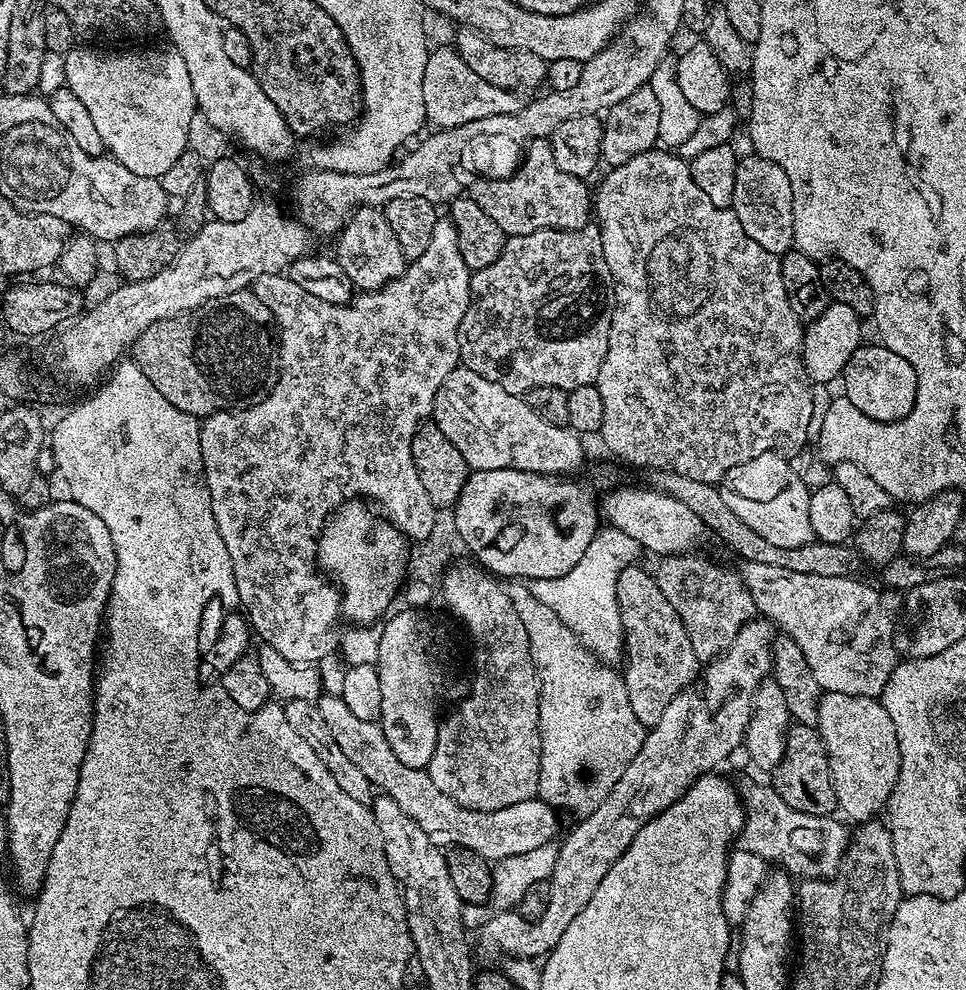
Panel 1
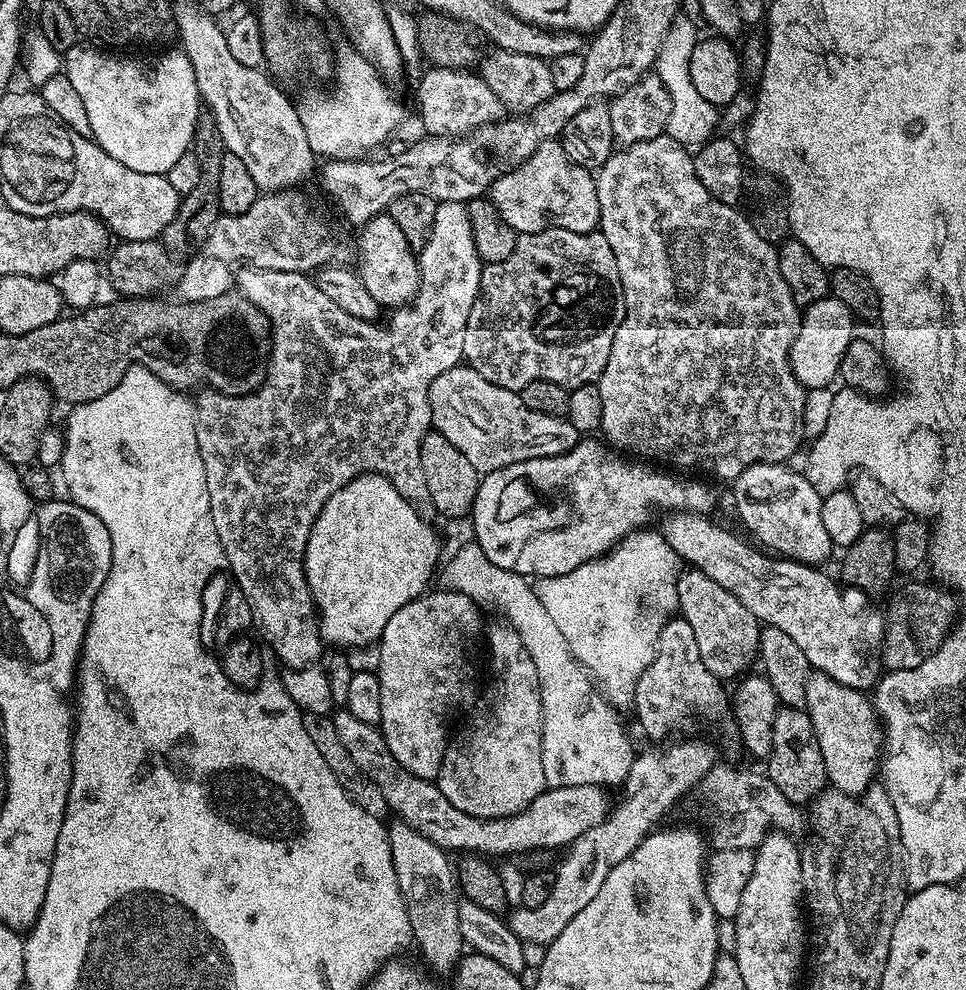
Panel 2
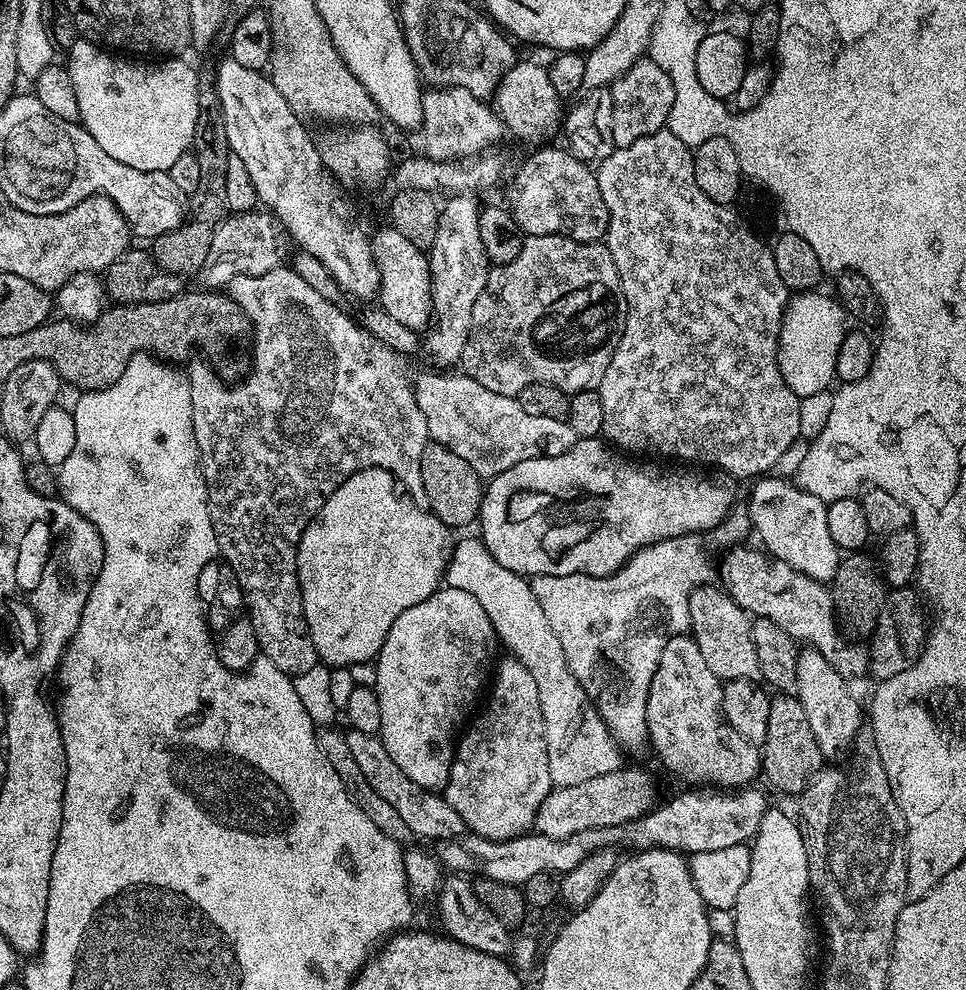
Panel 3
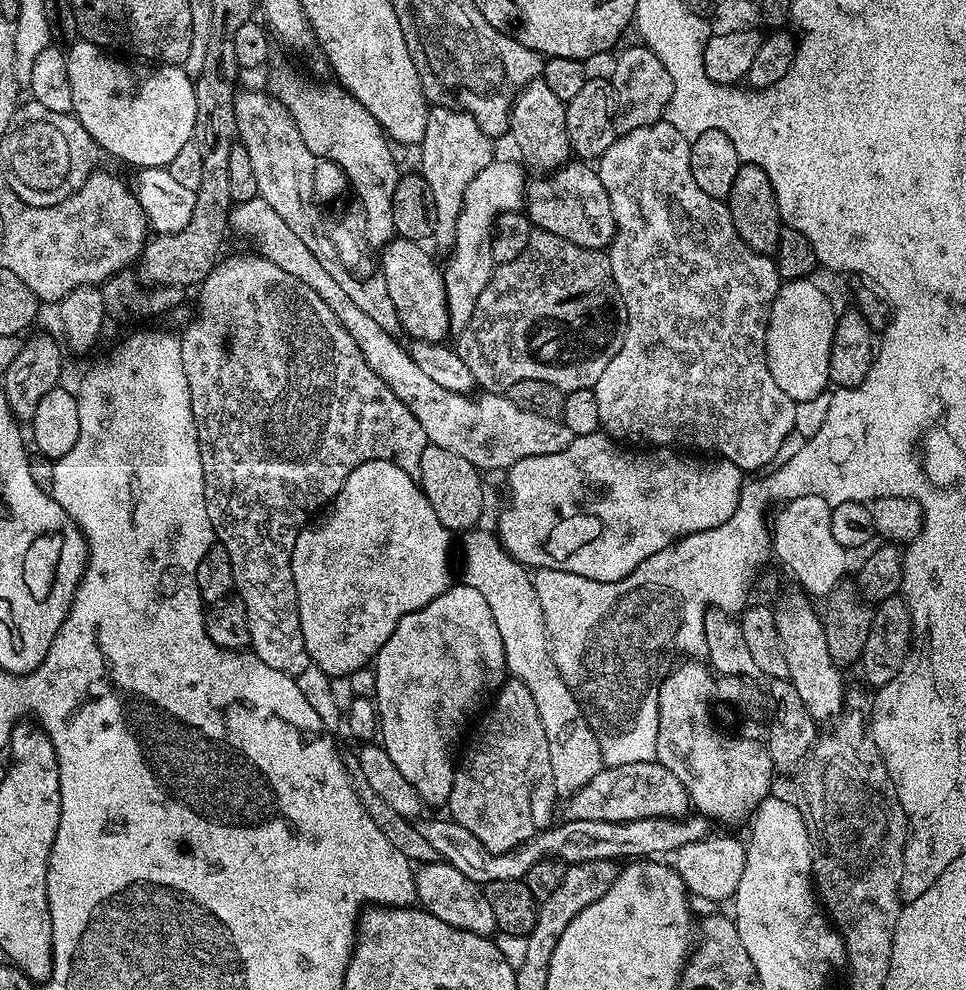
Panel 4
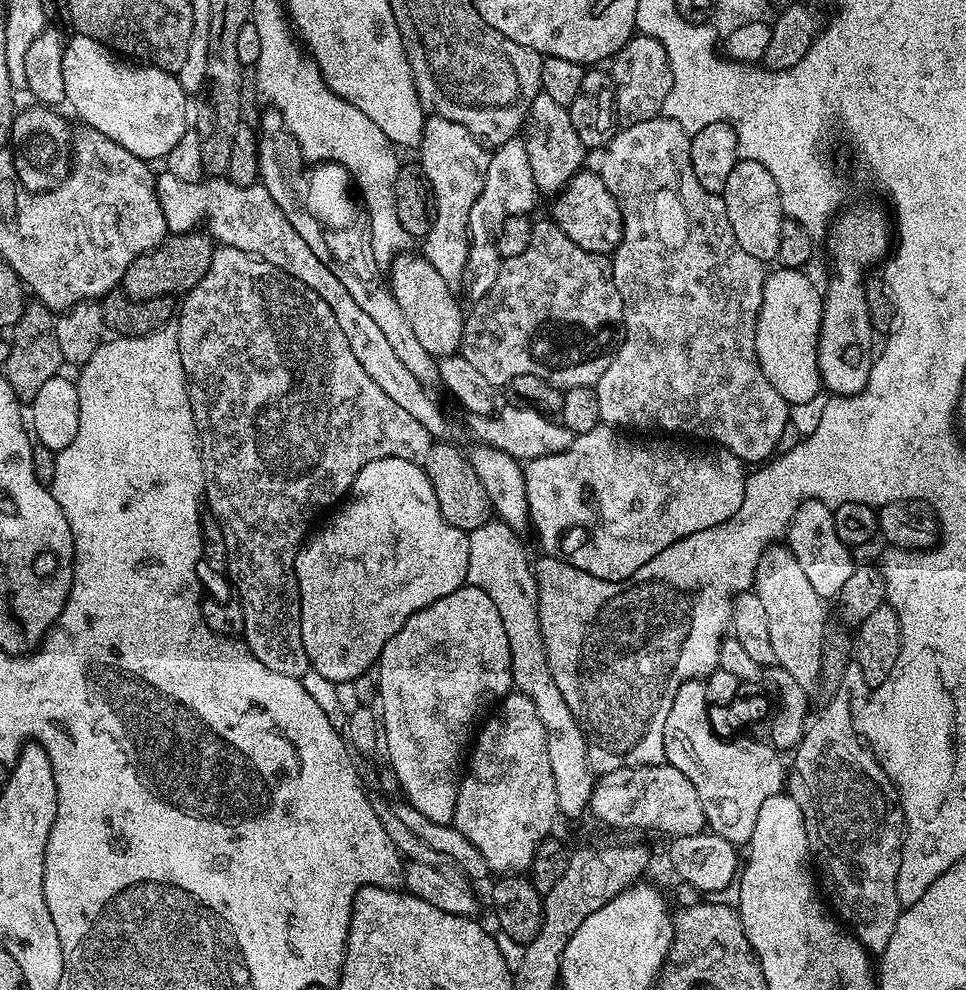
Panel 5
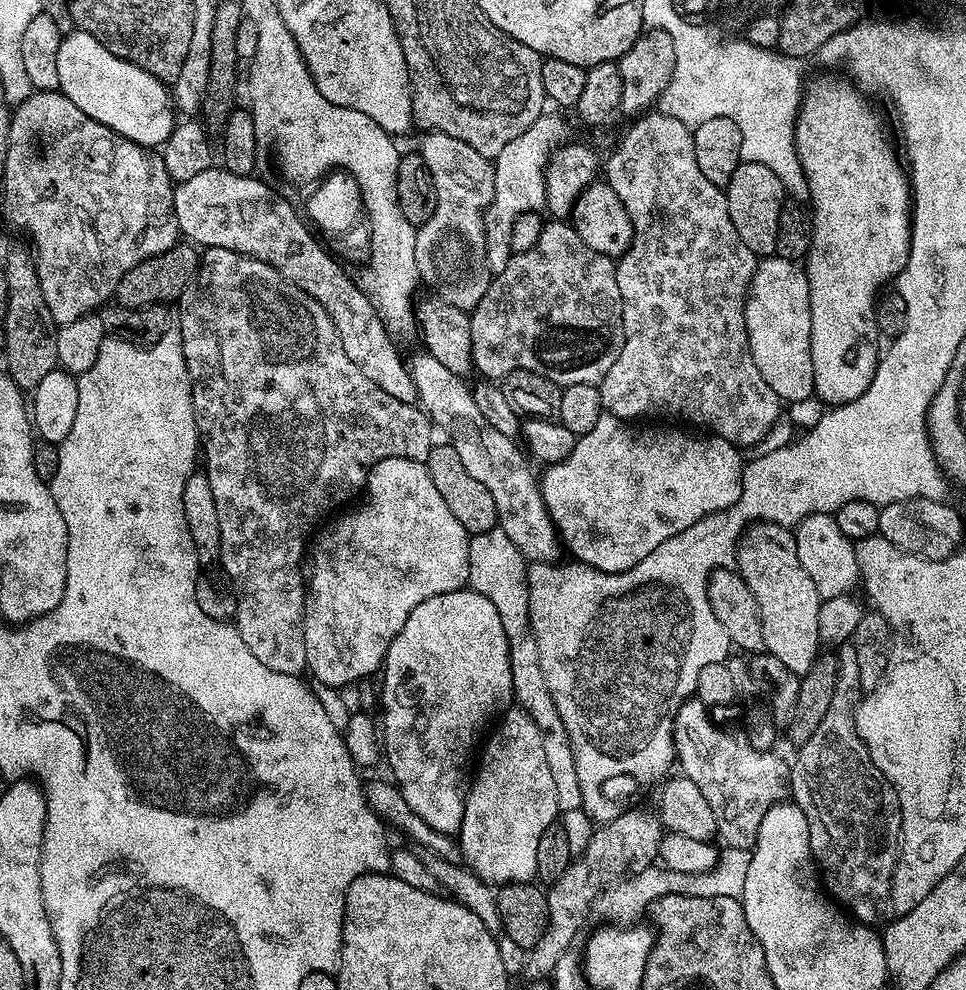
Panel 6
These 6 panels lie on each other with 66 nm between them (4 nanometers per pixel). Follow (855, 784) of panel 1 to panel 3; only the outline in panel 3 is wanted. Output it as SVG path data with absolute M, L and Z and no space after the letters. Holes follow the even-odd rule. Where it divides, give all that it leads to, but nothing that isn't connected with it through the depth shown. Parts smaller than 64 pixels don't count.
M807 646L797 651L798 678L794 695L802 702L802 710L806 710L806 719L810 722L810 730L814 730L814 738L820 747L821 757L836 756L843 748L852 744L852 739L860 732L860 708L848 689L849 681L822 654L817 648Z

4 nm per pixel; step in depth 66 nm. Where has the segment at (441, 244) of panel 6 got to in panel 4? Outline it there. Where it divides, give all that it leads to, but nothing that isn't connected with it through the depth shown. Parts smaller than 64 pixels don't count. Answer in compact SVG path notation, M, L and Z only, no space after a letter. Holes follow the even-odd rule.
M436 106L426 118L426 134L418 146L420 152L419 175L426 178L430 194L434 194L436 207L436 230L434 240L440 244L451 245L456 239L458 214L464 205L466 186L494 159L493 137L488 136L474 122L469 112L462 112L455 106Z

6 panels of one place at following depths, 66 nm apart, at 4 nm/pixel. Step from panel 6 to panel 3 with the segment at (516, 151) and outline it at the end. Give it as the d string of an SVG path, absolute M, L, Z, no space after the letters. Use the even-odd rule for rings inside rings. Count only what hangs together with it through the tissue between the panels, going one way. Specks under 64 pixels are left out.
M452 194L443 201L436 227L436 237L427 253L428 269L432 275L432 320L437 324L426 336L429 348L442 363L459 361L470 334L470 318L474 314L474 302L486 286L489 262L484 253L482 236L478 234L478 218L481 205L472 194Z

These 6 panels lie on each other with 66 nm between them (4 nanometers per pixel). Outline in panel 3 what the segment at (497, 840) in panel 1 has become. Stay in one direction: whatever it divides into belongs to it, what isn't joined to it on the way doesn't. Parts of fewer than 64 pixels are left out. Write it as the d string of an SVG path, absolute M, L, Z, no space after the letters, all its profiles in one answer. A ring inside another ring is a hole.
M349 731L347 738L350 750L354 754L354 762L358 762L362 774L366 777L366 782L370 782L370 786L374 786L376 793L386 798L386 802L390 802L394 810L398 810L398 818L402 818L402 822L410 826L413 837L421 836L424 840L435 842L455 840L465 835L466 829L462 818L458 818L458 810L454 810L454 806L450 806L450 802L446 802L443 795L426 790L418 786L418 782L406 778L406 774L402 774L402 769L394 763L394 758L386 754L386 746L380 740L379 735L371 736ZM622 766L610 774L598 774L598 778L589 778L577 785L553 787L552 793L538 806L535 831L546 838L570 838L570 834L578 834L578 830L591 828L613 828L625 824L651 812L657 803L656 784L648 772L640 768Z

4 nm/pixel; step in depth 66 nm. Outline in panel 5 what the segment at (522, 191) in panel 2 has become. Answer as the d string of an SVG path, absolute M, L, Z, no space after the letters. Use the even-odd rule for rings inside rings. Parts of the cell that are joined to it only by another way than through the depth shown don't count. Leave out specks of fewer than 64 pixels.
M581 170L565 186L563 192L556 193L551 201L553 204L550 216L564 231L566 238L570 238L570 242L578 242L578 246L582 246L582 250L590 250L608 256L615 252L622 242L624 233L622 214L618 210L618 202L614 198L614 194L610 194L610 190L606 190L606 182L602 182L599 171L588 171Z

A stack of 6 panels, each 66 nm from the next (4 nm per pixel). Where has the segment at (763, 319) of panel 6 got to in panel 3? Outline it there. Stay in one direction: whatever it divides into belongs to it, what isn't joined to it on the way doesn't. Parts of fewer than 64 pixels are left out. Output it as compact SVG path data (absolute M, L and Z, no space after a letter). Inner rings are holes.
M824 290L795 293L788 301L788 307L784 310L782 326L780 327L780 345L778 346L778 366L786 386L794 390L799 397L818 394L819 391L829 391L836 380L836 363L838 362L838 350L842 346L846 335L846 313L840 301L835 295L824 293Z

